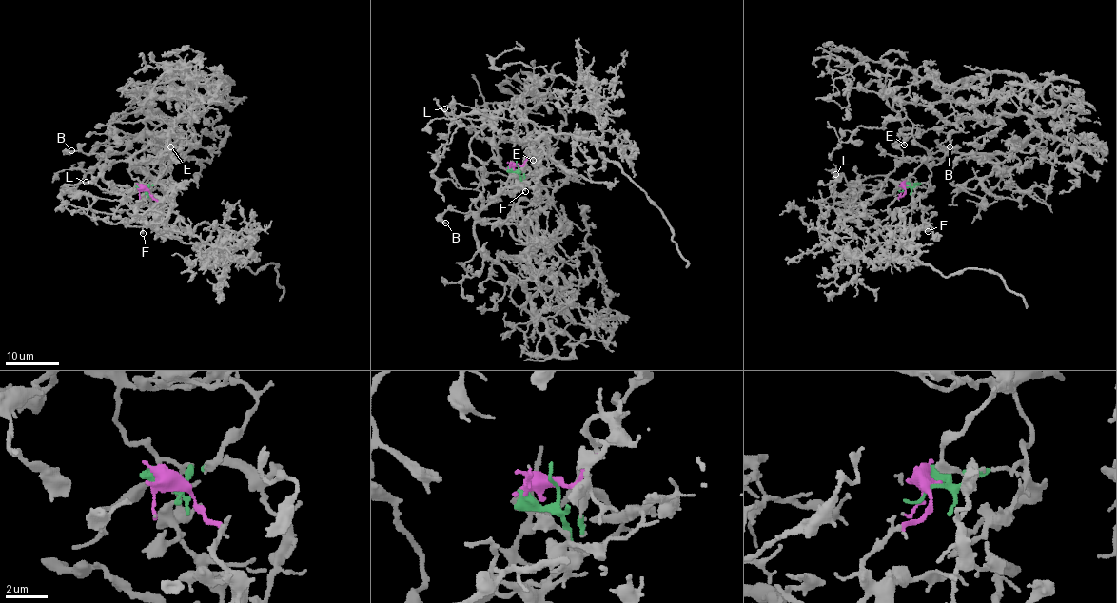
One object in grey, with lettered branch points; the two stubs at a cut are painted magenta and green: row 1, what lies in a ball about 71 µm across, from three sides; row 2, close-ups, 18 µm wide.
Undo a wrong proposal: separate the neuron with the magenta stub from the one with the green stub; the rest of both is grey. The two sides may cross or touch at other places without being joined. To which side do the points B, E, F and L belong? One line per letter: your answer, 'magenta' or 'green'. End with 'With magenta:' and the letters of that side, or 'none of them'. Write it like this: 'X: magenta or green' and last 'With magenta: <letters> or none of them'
B: green
E: green
F: magenta
L: magenta
With magenta: F, L

